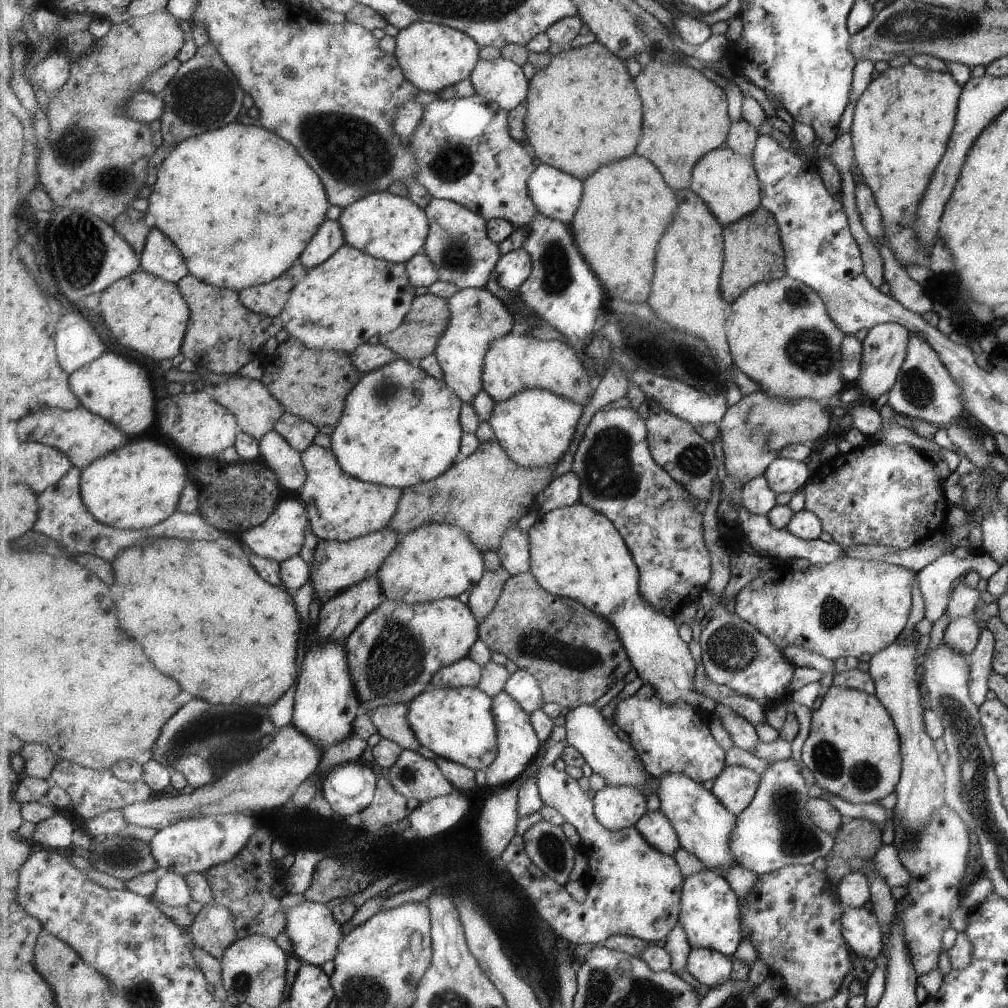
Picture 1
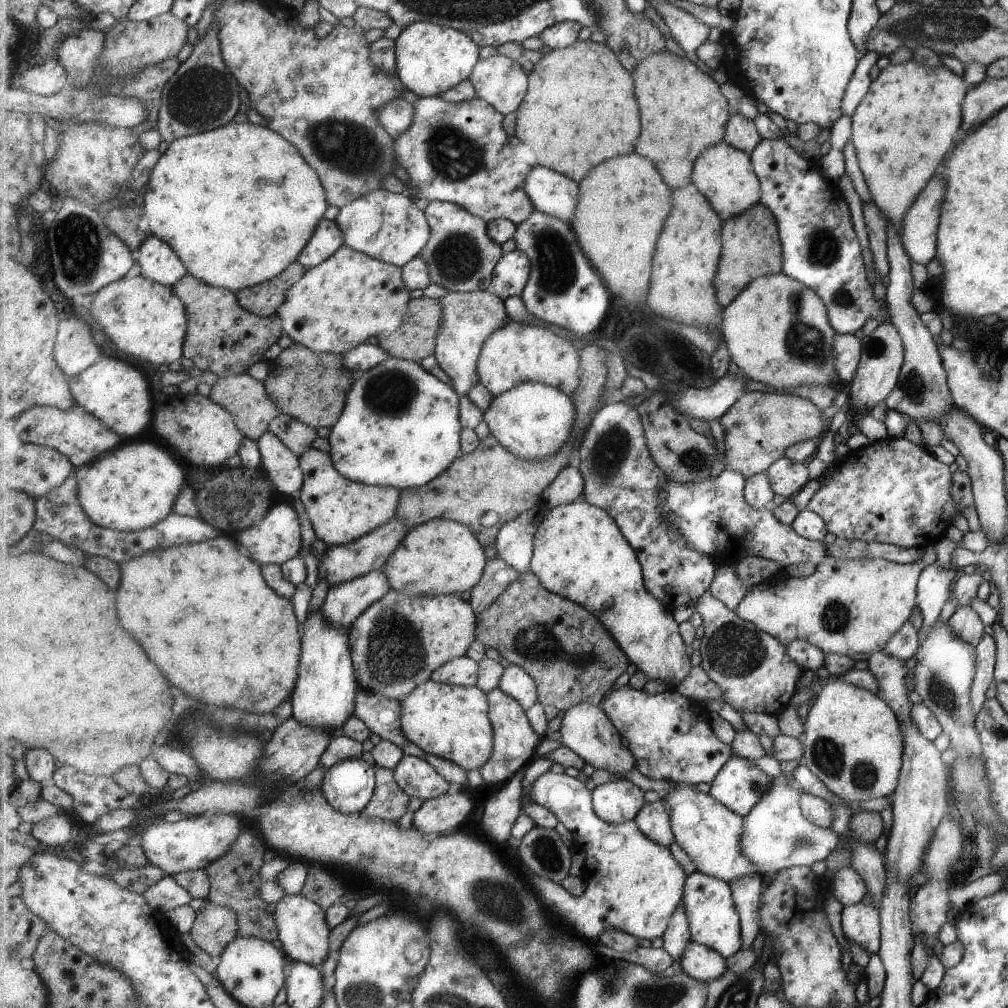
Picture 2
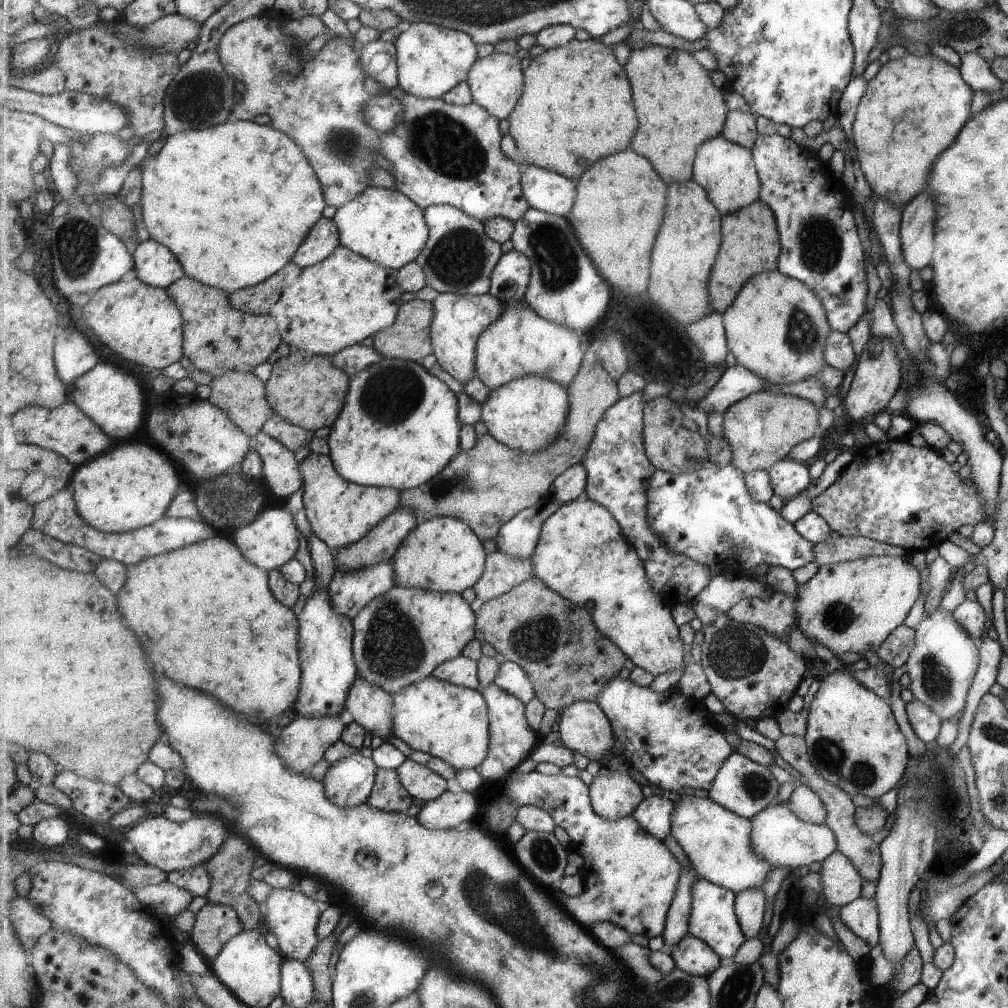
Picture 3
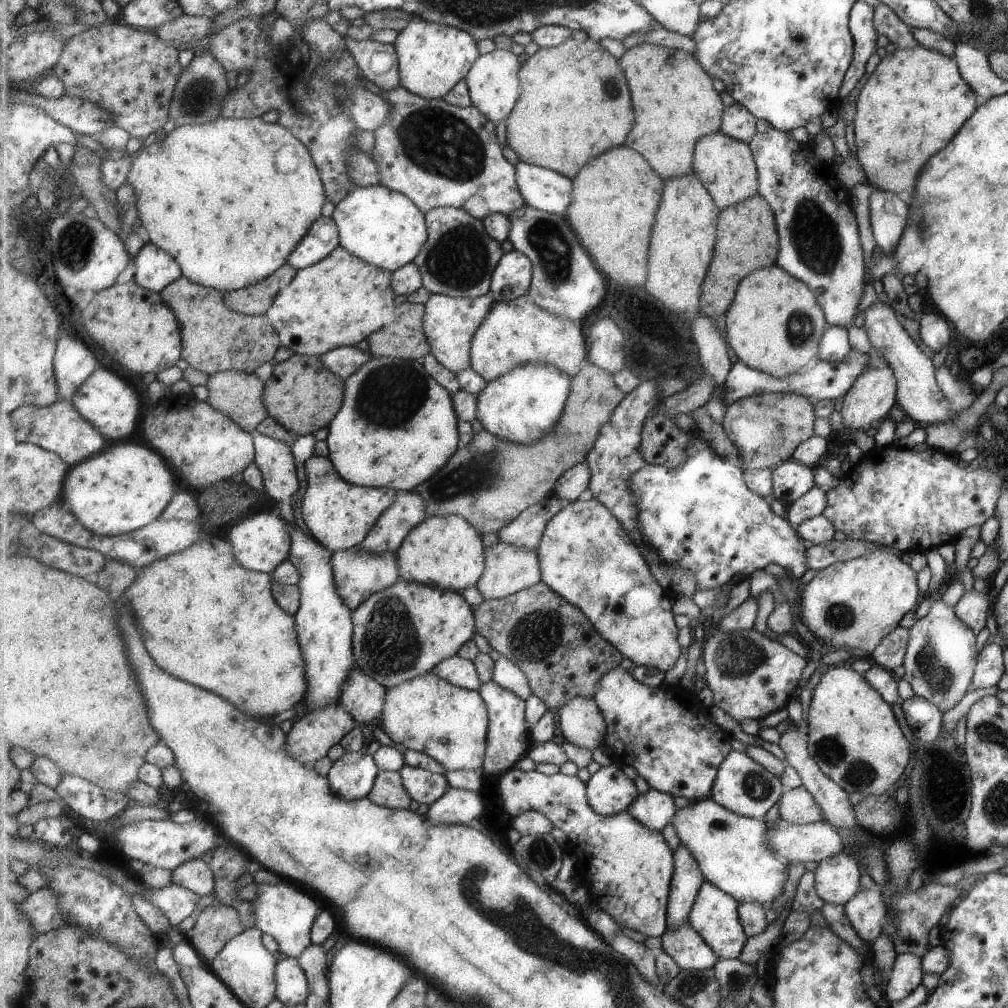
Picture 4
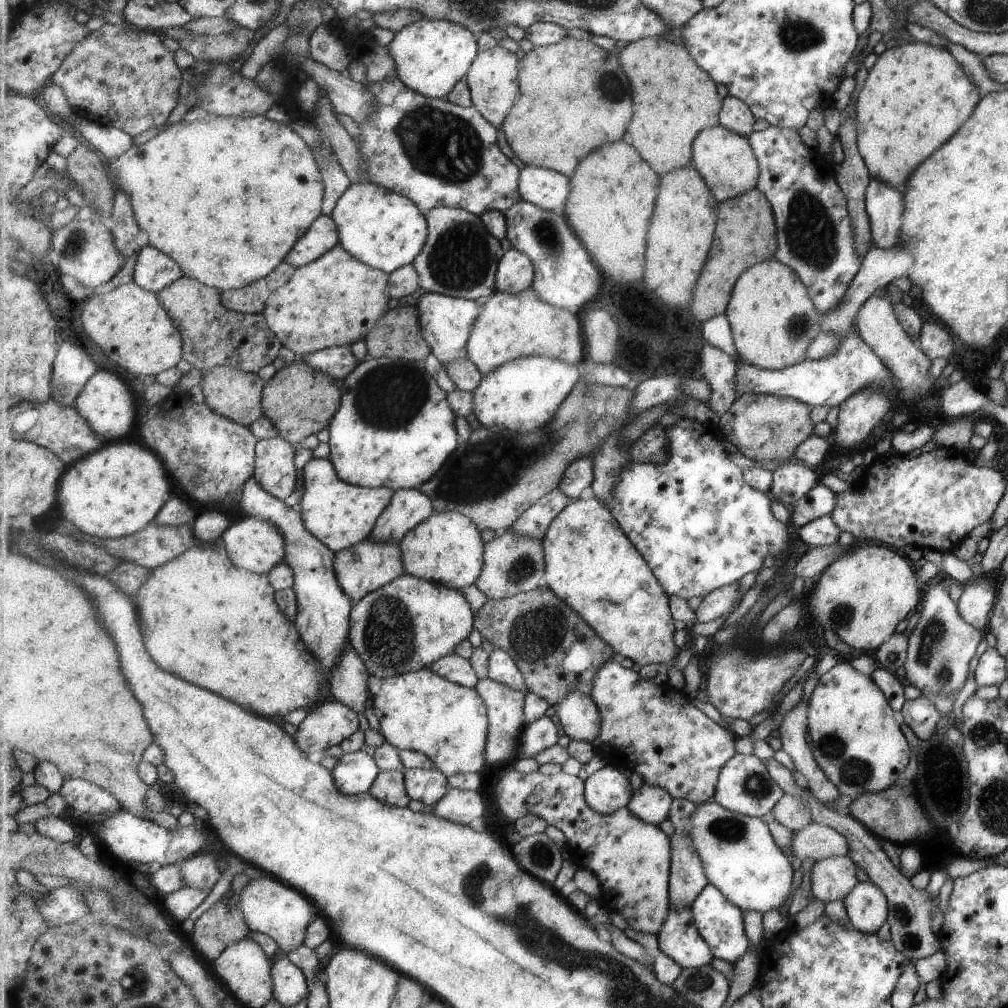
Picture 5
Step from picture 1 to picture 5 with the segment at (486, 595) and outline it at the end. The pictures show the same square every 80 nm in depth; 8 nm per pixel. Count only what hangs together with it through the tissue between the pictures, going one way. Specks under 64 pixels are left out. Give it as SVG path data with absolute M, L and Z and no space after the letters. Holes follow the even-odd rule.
M514 527L497 532L491 542L486 543L485 568L476 586L489 599L502 600L529 592L546 584L547 558L542 541L519 534Z

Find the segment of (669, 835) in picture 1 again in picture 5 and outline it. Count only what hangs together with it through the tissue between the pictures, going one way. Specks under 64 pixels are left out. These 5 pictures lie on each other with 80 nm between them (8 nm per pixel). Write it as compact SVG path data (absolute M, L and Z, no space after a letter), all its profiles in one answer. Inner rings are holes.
M643 782L640 788L634 791L628 808L635 817L659 826L669 819L673 800L674 797L667 790Z

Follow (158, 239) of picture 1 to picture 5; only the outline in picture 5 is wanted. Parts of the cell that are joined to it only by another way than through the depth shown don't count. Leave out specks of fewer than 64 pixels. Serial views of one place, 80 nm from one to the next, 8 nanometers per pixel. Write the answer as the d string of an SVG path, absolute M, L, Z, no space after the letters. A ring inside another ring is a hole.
M148 244L138 253L134 283L149 292L159 293L184 277L184 272L167 254Z

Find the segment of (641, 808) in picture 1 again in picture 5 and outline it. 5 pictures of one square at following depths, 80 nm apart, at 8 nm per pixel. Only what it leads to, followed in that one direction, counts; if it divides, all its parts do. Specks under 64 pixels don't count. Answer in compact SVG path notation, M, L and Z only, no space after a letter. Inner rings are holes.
M606 764L585 781L587 803L602 814L628 807L634 796L631 780L622 770Z

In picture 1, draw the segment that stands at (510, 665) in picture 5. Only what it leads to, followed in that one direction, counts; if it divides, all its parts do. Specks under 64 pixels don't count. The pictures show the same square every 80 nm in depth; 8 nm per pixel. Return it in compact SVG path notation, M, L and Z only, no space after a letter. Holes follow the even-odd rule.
M518 669L511 675L510 681L506 684L506 691L518 700L529 714L547 704L540 682L523 669Z

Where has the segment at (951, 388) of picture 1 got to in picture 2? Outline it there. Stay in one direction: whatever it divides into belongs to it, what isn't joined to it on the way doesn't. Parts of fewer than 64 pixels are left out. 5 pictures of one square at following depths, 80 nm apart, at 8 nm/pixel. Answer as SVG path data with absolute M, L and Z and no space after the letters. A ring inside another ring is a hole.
M884 218L886 224L886 259L888 262L887 280L889 283L886 287L885 302L890 312L891 324L898 329L899 336L902 337L902 345L905 349L905 358L903 359L901 370L898 372L899 382L894 390L886 396L884 402L887 409L897 411L905 415L909 420L924 421L925 419L933 419L939 421L941 414L948 410L948 407L953 404L950 398L950 392L946 383L946 372L942 367L936 344L933 342L932 334L923 326L918 312L909 304L910 292L914 286L909 272L911 263L907 256L906 249L903 248L899 235L896 233L890 220Z

